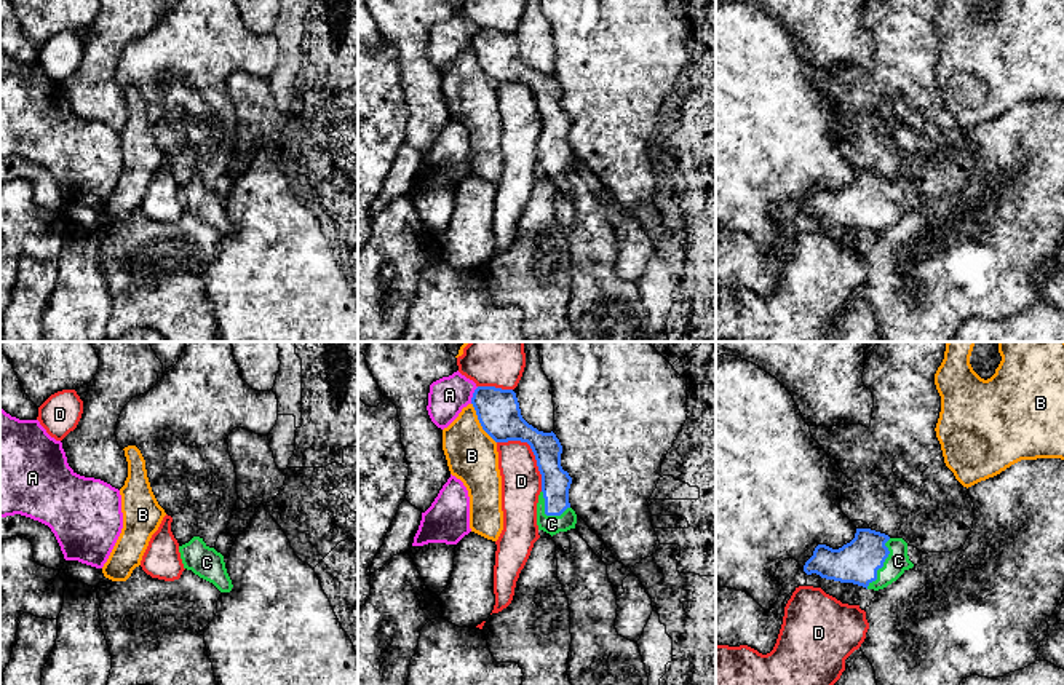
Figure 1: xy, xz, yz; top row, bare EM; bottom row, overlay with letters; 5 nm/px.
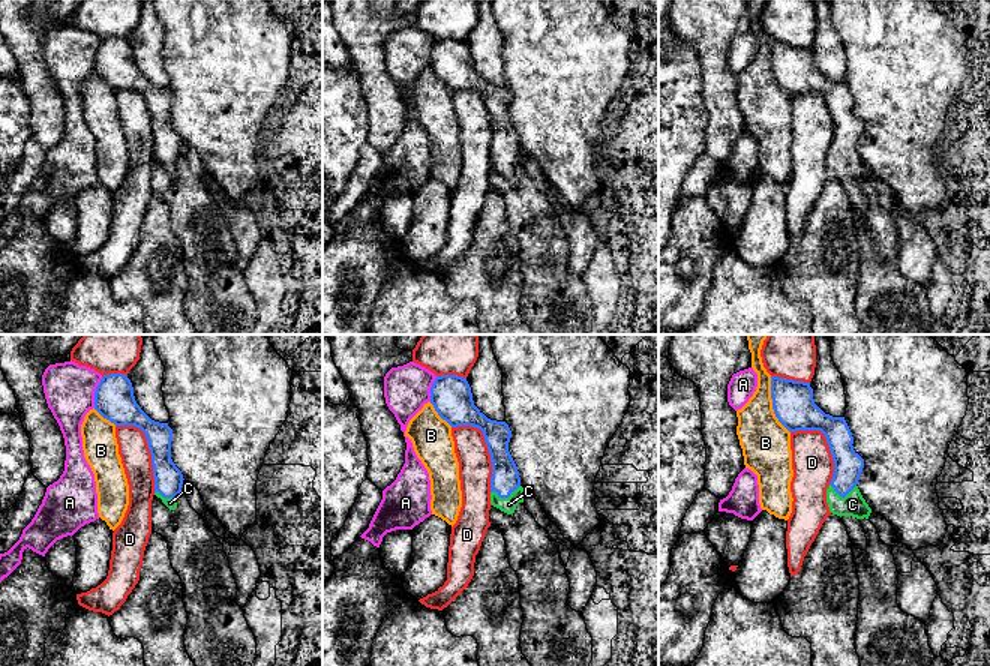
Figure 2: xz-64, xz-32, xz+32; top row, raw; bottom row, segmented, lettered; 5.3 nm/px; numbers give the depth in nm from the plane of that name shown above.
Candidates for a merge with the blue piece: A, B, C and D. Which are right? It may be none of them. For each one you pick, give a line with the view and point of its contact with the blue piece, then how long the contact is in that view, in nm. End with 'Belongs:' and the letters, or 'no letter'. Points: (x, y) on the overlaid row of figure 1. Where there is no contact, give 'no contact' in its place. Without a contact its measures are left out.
C: yz (882, 564) | 280 nm
Belongs: C

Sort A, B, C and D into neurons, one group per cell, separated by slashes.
A / B / C / D

